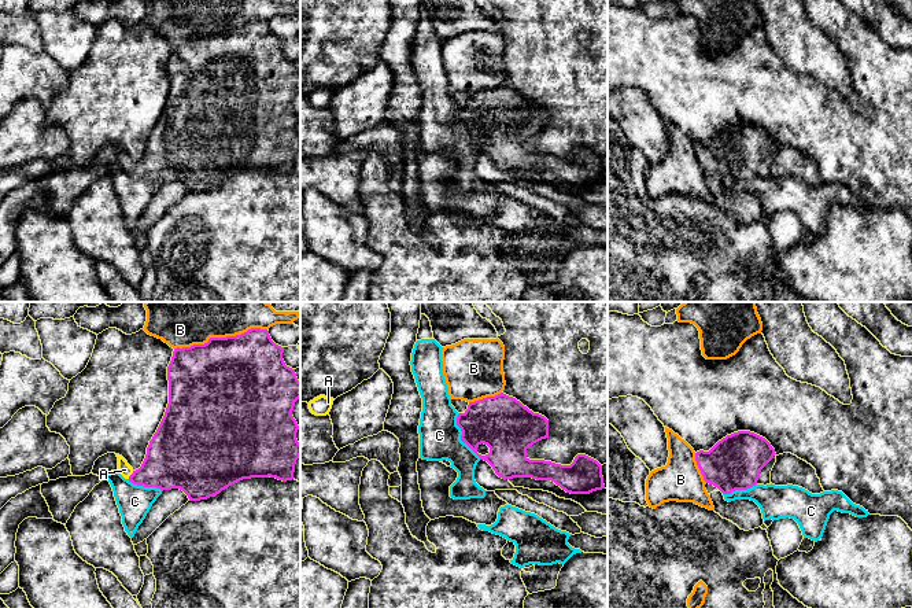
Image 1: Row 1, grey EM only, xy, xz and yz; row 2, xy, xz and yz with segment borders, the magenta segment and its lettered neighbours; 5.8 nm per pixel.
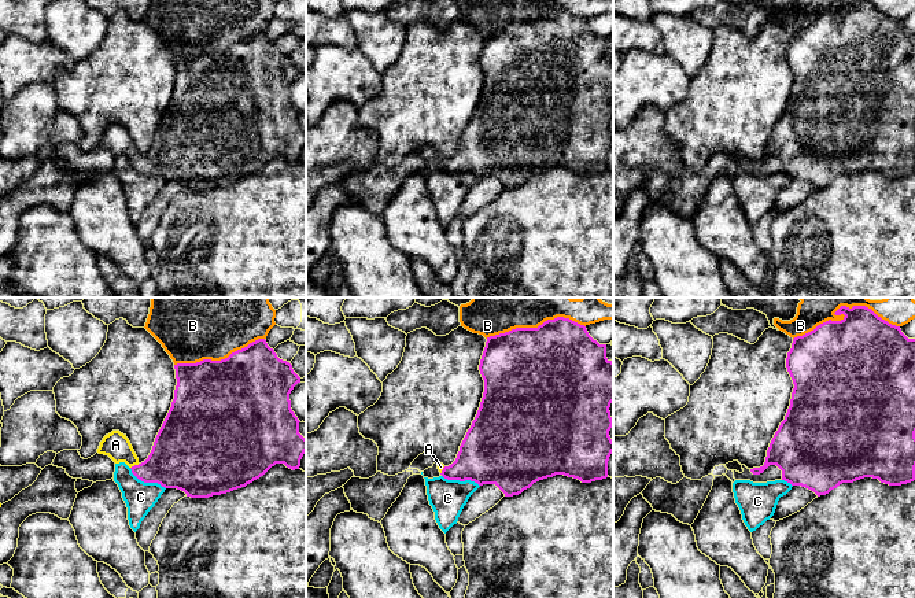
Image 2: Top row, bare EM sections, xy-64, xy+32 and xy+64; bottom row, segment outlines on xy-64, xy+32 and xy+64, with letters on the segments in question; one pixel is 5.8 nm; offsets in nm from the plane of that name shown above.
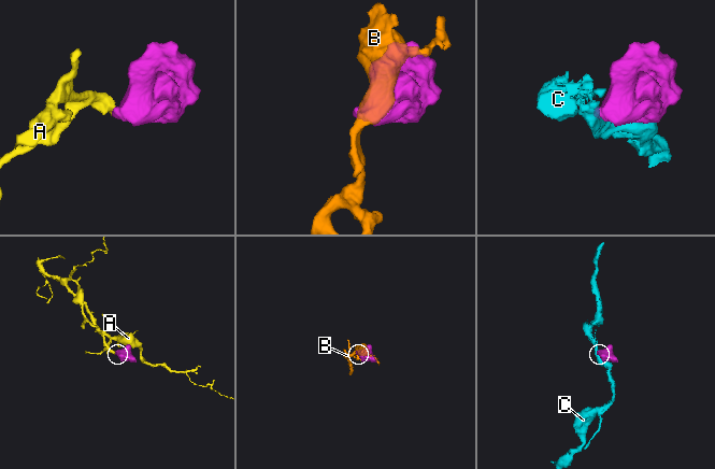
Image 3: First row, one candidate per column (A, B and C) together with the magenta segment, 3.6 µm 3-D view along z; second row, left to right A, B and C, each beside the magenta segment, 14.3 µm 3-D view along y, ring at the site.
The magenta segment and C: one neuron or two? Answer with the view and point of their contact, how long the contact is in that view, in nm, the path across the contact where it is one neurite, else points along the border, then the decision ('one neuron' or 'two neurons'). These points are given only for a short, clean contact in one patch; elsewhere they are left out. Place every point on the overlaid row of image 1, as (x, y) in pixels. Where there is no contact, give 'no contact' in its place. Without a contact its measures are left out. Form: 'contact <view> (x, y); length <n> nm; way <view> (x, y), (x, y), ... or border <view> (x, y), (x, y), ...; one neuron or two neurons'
contact xz (461, 437); length 300 nm; border xz (458, 413), (457, 426), (461, 431), (461, 439), (480, 459); two neurons

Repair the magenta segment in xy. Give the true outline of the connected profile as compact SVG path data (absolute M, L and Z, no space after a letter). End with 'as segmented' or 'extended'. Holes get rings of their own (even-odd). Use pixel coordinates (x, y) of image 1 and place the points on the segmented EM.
M251 328L236 336L210 338L204 344L174 349L171 361L167 366L169 404L165 416L149 441L145 458L139 469L134 471L122 456L117 454L119 473L137 486L156 487L162 491L180 489L188 495L189 501L200 501L214 497L243 479L270 476L283 482L292 480L296 460L300 457L300 443L296 439L299 425L292 416L295 402L300 398L300 382L296 377L295 369L285 365L283 353L284 347L272 340L267 329L261 328Z | extended

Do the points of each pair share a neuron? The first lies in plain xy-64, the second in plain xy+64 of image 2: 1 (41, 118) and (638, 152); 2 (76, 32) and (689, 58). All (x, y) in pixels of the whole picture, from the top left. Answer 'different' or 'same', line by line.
1: same
2: same

